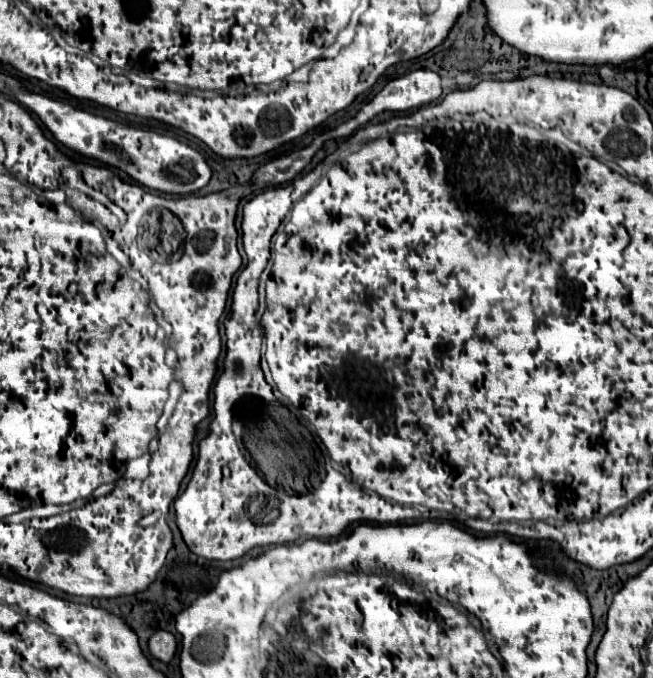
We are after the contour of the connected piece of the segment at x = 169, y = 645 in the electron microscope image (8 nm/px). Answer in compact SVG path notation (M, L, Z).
M164 630L152 634L150 640L148 640L150 654L160 662L170 662L176 654L176 646L178 646L176 638L170 632L164 632Z

